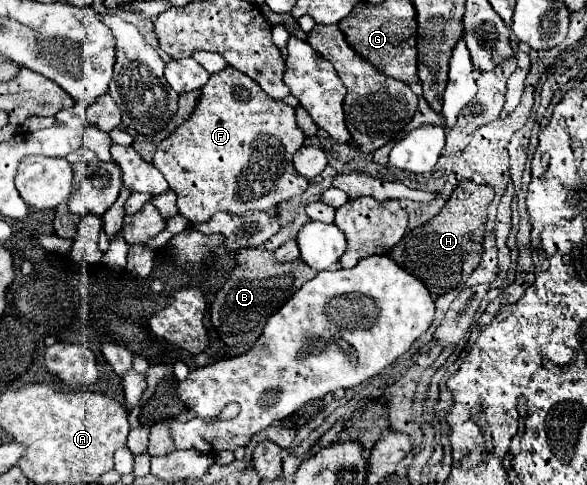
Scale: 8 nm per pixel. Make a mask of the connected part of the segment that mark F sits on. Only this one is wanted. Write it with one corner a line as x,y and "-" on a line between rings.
231,66
213,74
201,92
201,100
191,118
159,144
153,158
153,166
165,176
169,188
177,194
177,208
183,218
193,224
203,224
215,212
231,212
239,216
241,212
263,210
269,214
279,202
307,190
307,178
299,176
293,166
293,156
297,148
303,146
305,134
297,126
295,110
289,104
269,98
255,80

